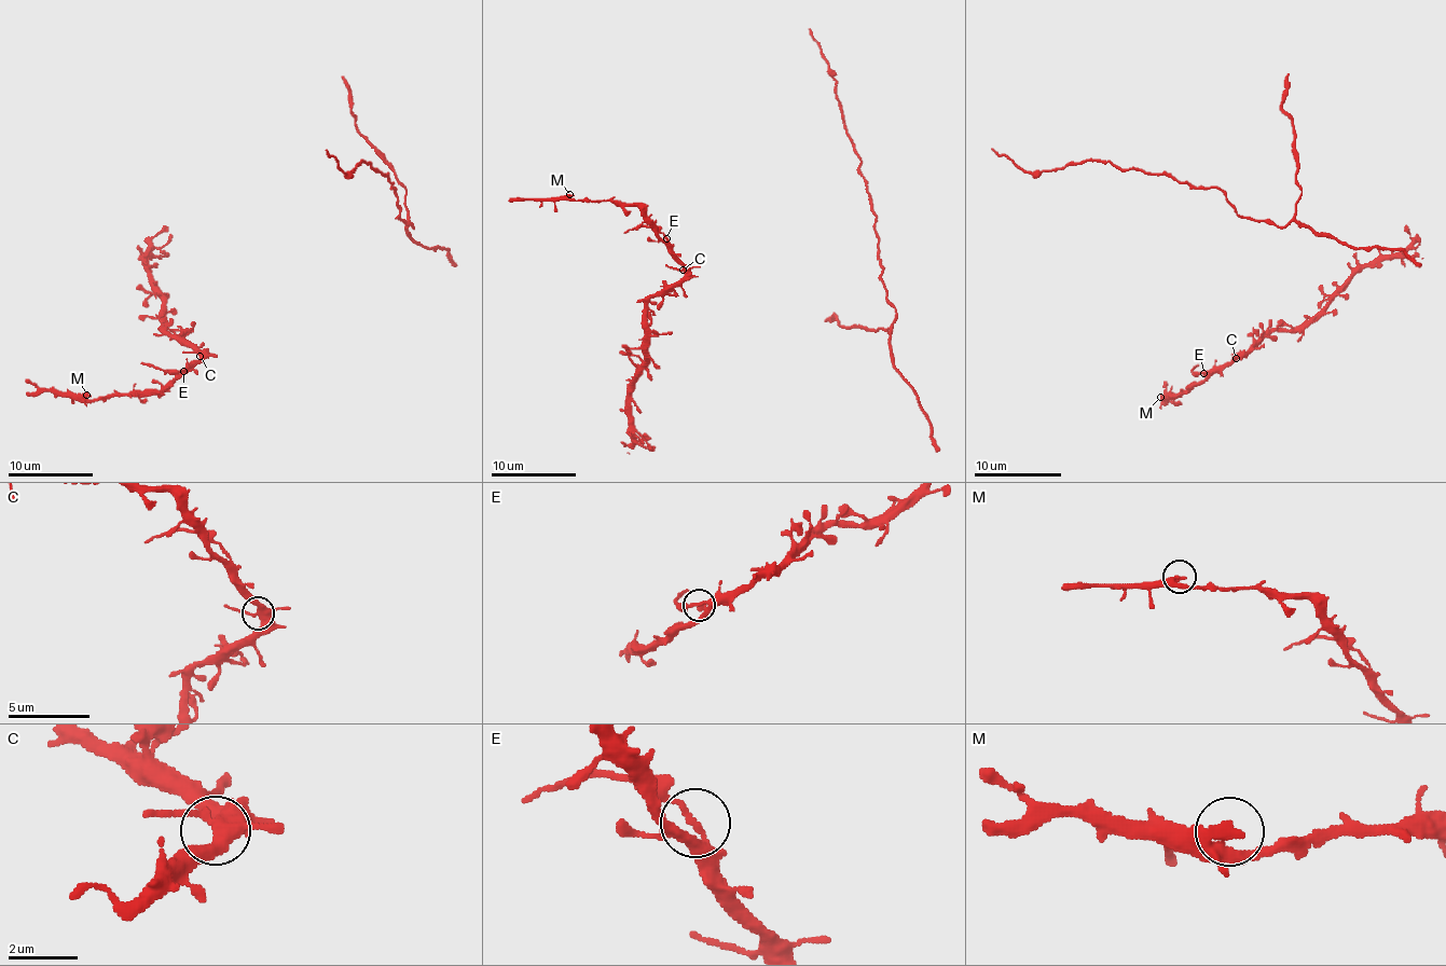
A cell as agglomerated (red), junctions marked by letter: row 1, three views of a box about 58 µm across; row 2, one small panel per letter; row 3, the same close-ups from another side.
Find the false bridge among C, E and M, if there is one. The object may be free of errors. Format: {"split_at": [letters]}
{"split_at": ["E"]}

